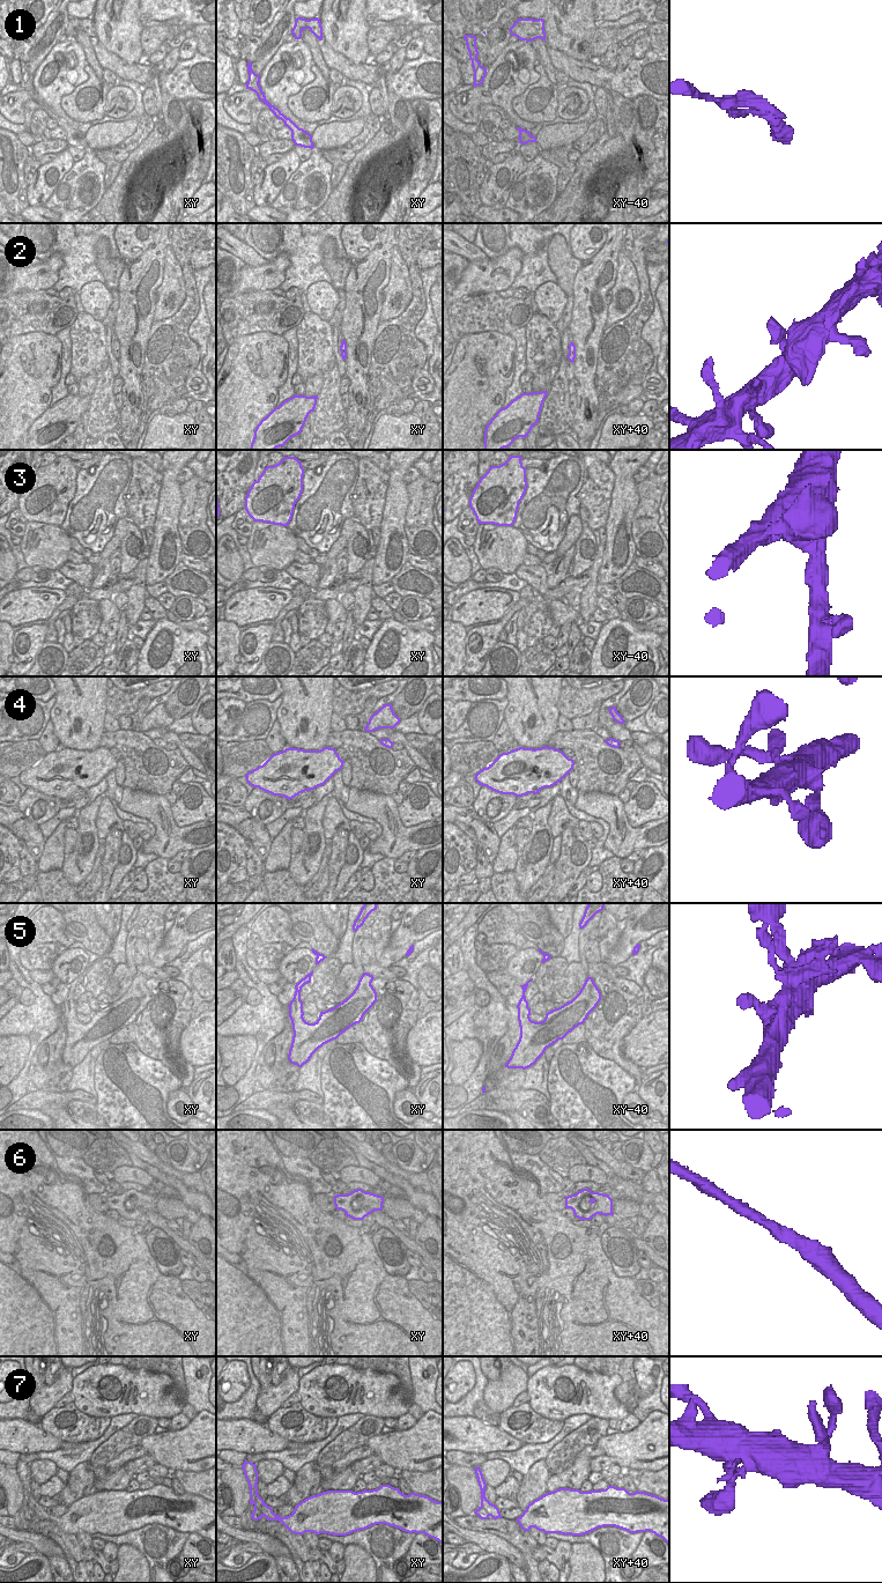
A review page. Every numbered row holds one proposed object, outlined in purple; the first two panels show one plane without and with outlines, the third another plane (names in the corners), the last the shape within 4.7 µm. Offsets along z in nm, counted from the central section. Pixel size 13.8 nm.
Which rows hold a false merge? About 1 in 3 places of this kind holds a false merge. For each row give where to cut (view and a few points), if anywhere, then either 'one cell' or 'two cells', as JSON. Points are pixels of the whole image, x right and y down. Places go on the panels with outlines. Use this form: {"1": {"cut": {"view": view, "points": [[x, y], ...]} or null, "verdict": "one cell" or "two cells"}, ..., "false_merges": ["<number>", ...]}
{"1": {"cut": null, "verdict": "one cell"}, "2": {"cut": null, "verdict": "one cell"}, "3": {"cut": null, "verdict": "one cell"}, "4": {"cut": null, "verdict": "one cell"}, "5": {"cut": {"view": "xy", "points": [[293, 998], [297, 1006], [302, 1006]]}, "verdict": "two cells"}, "6": {"cut": null, "verdict": "one cell"}, "7": {"cut": null, "verdict": "one cell"}, "false_merges": ["5"]}

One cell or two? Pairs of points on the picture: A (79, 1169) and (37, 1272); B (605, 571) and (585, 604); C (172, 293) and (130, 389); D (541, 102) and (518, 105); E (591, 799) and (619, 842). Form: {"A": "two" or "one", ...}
{"A": "two", "B": "two", "C": "two", "D": "one", "E": "one"}

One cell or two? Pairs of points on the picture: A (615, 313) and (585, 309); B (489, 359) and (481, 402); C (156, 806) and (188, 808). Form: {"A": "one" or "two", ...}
{"A": "two", "B": "one", "C": "two"}

